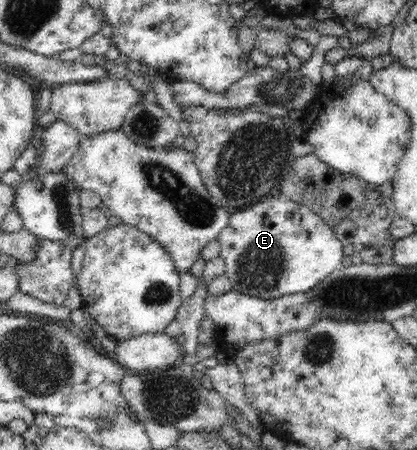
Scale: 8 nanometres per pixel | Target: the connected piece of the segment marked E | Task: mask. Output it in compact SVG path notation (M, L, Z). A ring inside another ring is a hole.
M274 193L260 200L254 206L236 210L230 216L228 227L218 235L219 256L225 261L225 276L239 293L252 295L260 299L278 299L284 295L298 295L310 291L322 279L338 267L342 267L342 246L334 231L308 207L302 207L294 201L288 201Z

